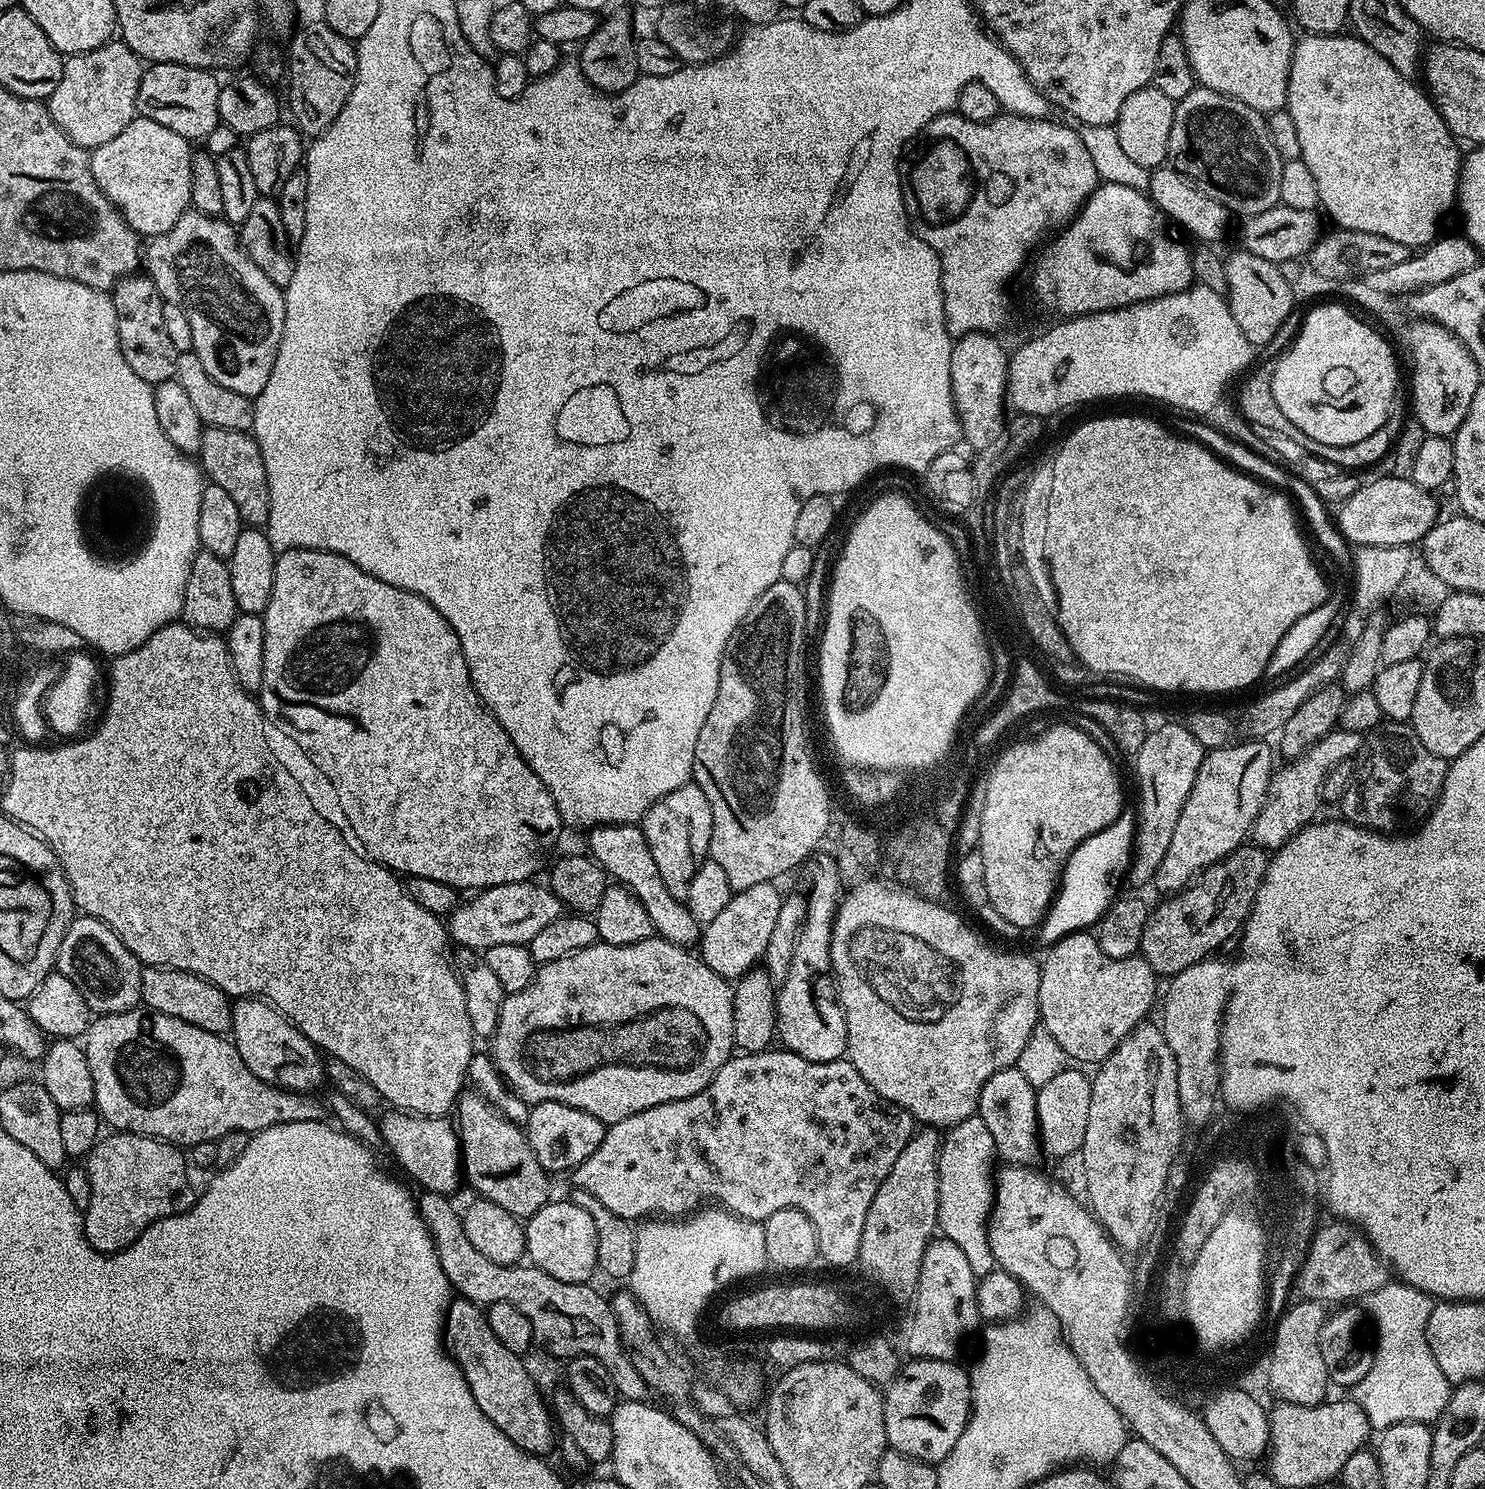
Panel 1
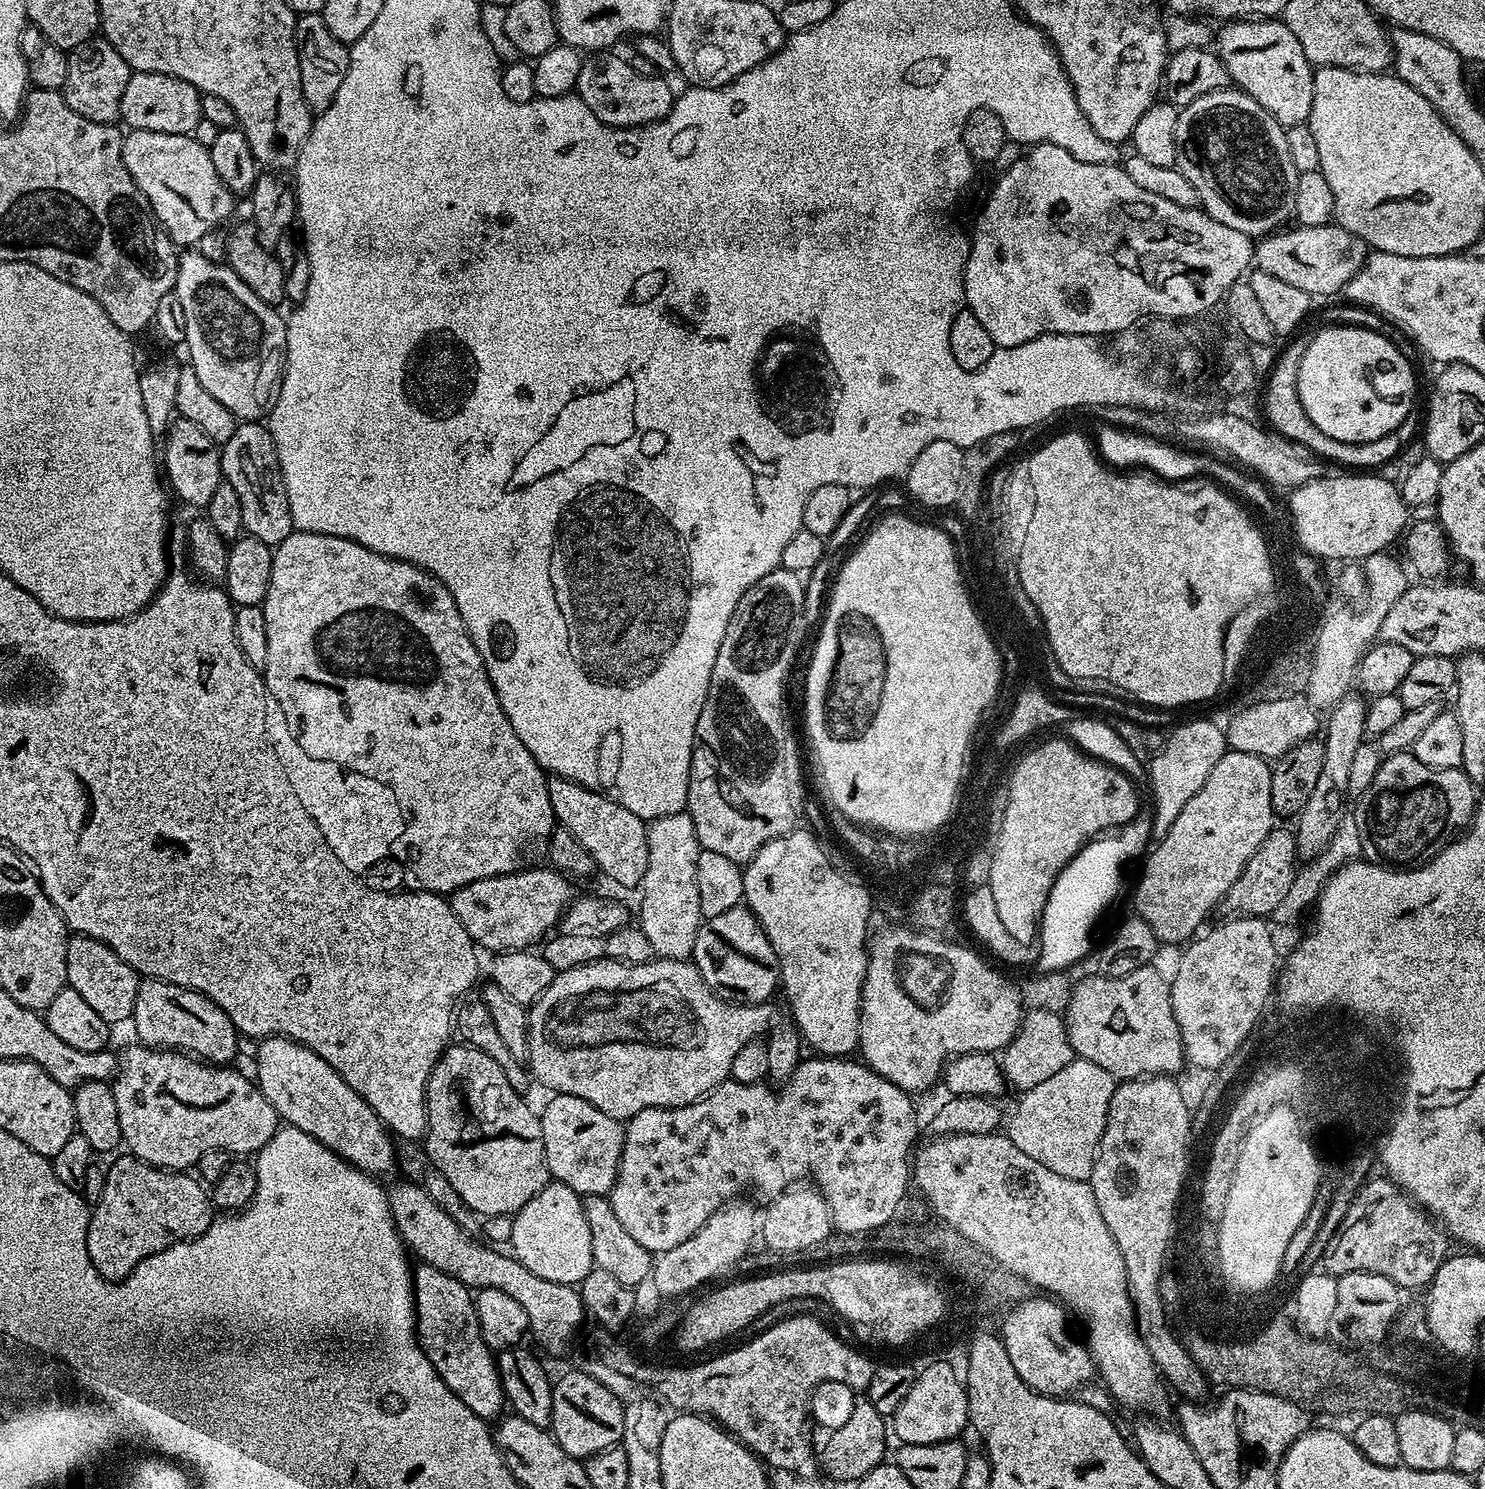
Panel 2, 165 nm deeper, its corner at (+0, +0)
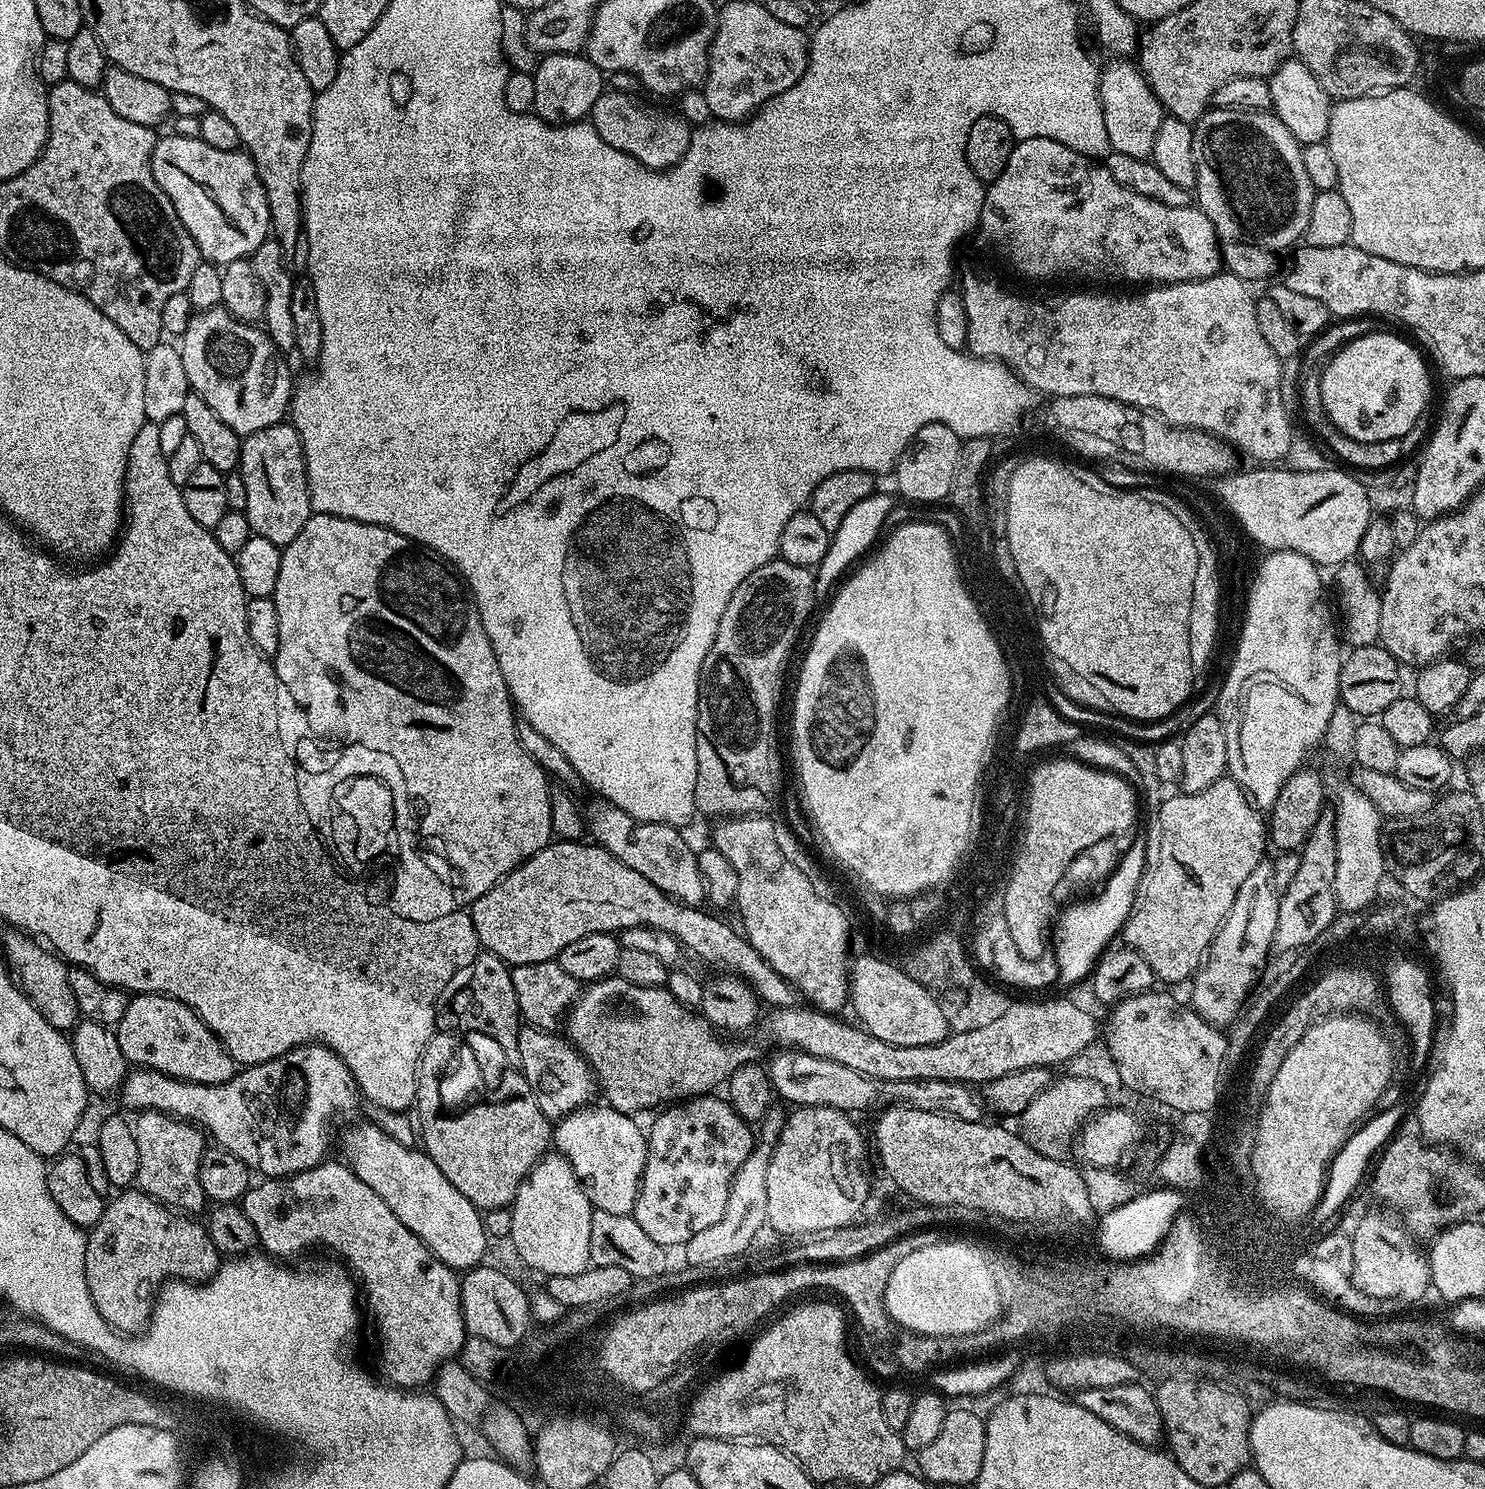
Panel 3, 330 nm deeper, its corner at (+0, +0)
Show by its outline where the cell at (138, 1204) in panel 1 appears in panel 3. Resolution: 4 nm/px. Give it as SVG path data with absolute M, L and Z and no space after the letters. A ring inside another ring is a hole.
M124 1190L113 1200L109 1199L104 1205L104 1213L102 1218L98 1218L98 1222L93 1224L90 1231L87 1233L88 1241L86 1242L86 1286L90 1290L90 1298L94 1302L94 1306L98 1306L98 1314L102 1314L102 1318L107 1322L110 1327L115 1328L118 1332L125 1334L139 1334L148 1327L148 1320L152 1316L152 1306L160 1291L165 1284L173 1280L183 1280L185 1282L207 1282L216 1275L222 1263L222 1255L218 1249L215 1248L214 1242L208 1236L207 1227L203 1223L195 1224L195 1219L189 1218L187 1215L181 1214L166 1204L160 1203L152 1196L139 1190Z

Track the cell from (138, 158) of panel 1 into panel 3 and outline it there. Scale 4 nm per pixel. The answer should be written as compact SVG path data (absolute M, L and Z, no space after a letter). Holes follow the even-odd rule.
M161 135L154 146L152 173L158 186L162 186L166 198L170 198L182 226L186 226L190 238L194 238L201 257L207 263L217 266L249 259L252 252L258 250L264 240L269 239L272 226L266 190L258 178L252 157L243 150L214 150L214 146L201 139L167 135Z

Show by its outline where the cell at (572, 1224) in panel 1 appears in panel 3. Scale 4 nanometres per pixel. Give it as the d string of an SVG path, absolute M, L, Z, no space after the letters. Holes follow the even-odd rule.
M552 1150L541 1156L540 1161L528 1172L516 1191L516 1198L510 1205L512 1211L511 1238L517 1247L521 1260L533 1273L544 1272L545 1277L582 1274L591 1264L590 1258L590 1218L594 1211L586 1198L584 1188L578 1182L570 1162L559 1152Z

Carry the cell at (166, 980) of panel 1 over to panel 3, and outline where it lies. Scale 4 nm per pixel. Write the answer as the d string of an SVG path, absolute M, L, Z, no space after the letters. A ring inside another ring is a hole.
M156 992L133 995L126 1006L126 1014L122 1014L114 1031L129 1065L153 1068L167 1076L199 1084L227 1084L237 1075L236 1061L208 1029L206 1022L202 1022L189 1004L172 996L159 996Z

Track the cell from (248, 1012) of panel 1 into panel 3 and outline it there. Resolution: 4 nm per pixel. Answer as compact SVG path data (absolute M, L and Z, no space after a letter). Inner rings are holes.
M364 1124L361 1128L352 1128L344 1136L344 1156L349 1168L354 1174L358 1174L358 1178L362 1178L362 1182L366 1182L366 1186L370 1186L370 1190L374 1190L374 1194L378 1194L378 1198L382 1198L386 1202L386 1206L390 1206L390 1210L394 1210L394 1214L398 1214L398 1218L408 1227L414 1235L423 1242L423 1244L442 1261L447 1268L453 1270L467 1270L476 1267L484 1258L486 1250L486 1242L489 1238L487 1230L484 1228L484 1217L481 1209L473 1206L470 1198L462 1198L462 1194L458 1194L458 1190L454 1190L454 1186L450 1186L450 1178L446 1178L446 1174L442 1174L442 1170L438 1170L438 1166L434 1166L434 1162L428 1157L428 1153L419 1147L407 1148L404 1144L399 1144L394 1137L388 1132L383 1132L376 1124Z

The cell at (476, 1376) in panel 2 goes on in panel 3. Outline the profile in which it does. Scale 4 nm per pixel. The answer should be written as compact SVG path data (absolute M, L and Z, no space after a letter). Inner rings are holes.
M325 1159L323 1162L316 1164L313 1168L307 1168L301 1172L296 1172L293 1176L283 1178L264 1178L259 1182L253 1183L248 1191L242 1197L242 1209L250 1222L254 1224L254 1230L257 1231L259 1247L263 1249L267 1255L273 1258L288 1258L284 1256L296 1256L299 1252L304 1252L308 1248L308 1244L329 1244L330 1247L336 1248L336 1252L341 1261L350 1269L351 1275L358 1281L359 1287L368 1291L368 1308L372 1311L372 1320L376 1323L376 1328L380 1331L380 1364L384 1367L387 1383L405 1390L420 1390L425 1386L431 1385L437 1373L437 1369L441 1364L451 1361L453 1357L463 1348L466 1339L464 1331L464 1319L462 1318L462 1306L460 1305L460 1280L457 1273L435 1256L433 1252L426 1247L414 1233L405 1226L398 1218L398 1214L394 1214L394 1210L390 1210L390 1206L386 1206L386 1202L382 1198L378 1198L378 1194L374 1194L374 1190L370 1190L370 1186L366 1186L366 1182L362 1182L362 1178L358 1178L358 1174L354 1174L347 1163L341 1162L339 1159Z

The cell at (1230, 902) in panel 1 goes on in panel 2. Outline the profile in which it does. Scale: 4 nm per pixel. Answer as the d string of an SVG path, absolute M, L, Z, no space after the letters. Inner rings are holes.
M1273 827L1272 833L1258 846L1254 858L1246 862L1242 874L1228 891L1226 904L1233 908L1233 913L1240 916L1268 918L1282 898L1290 894L1290 882L1294 882L1298 871L1296 854L1296 834L1291 827Z

